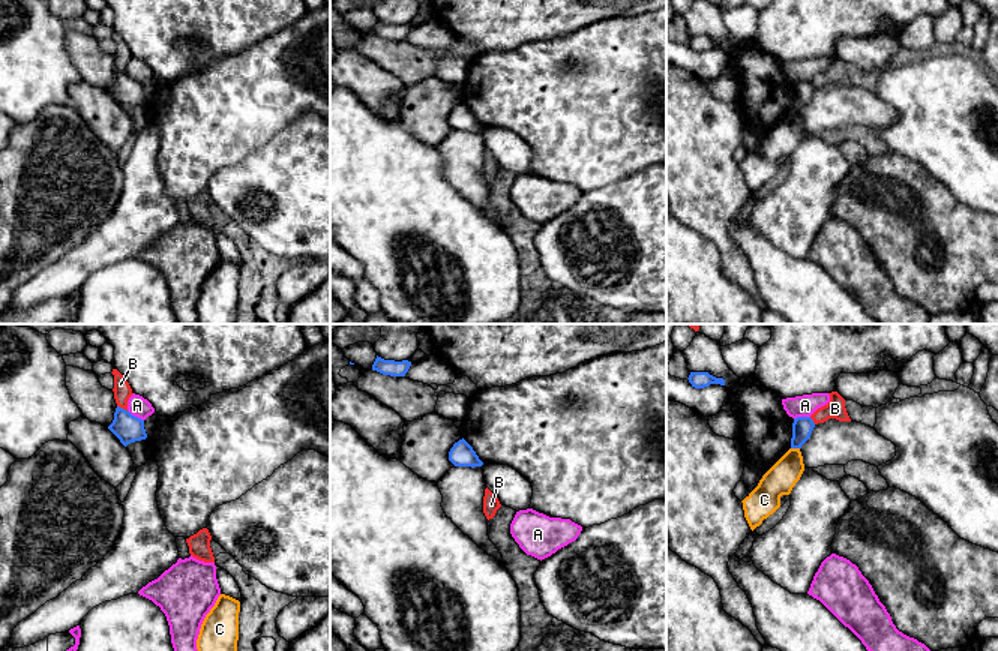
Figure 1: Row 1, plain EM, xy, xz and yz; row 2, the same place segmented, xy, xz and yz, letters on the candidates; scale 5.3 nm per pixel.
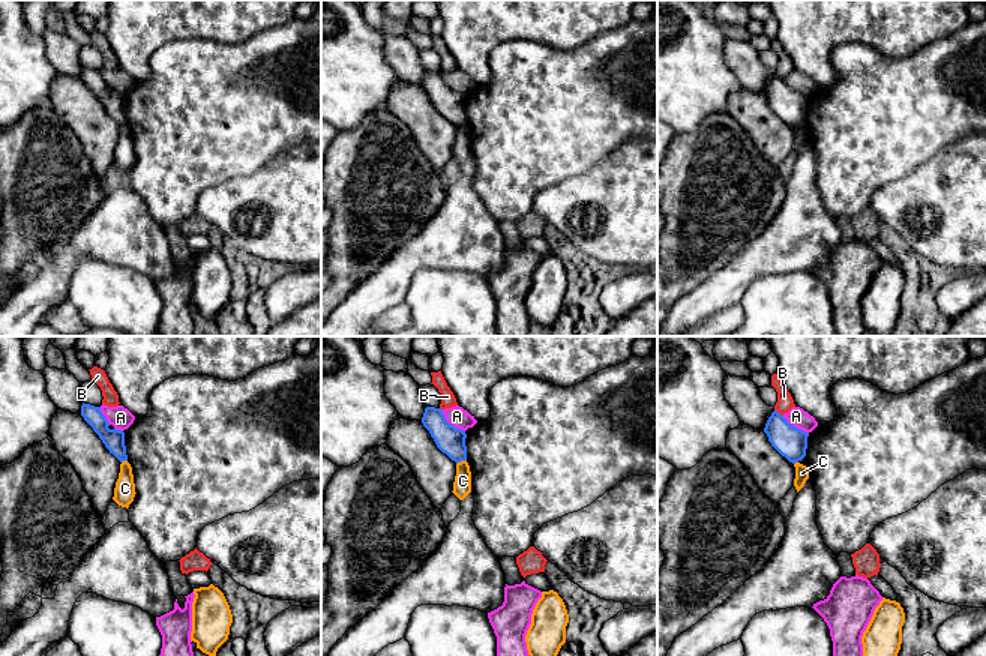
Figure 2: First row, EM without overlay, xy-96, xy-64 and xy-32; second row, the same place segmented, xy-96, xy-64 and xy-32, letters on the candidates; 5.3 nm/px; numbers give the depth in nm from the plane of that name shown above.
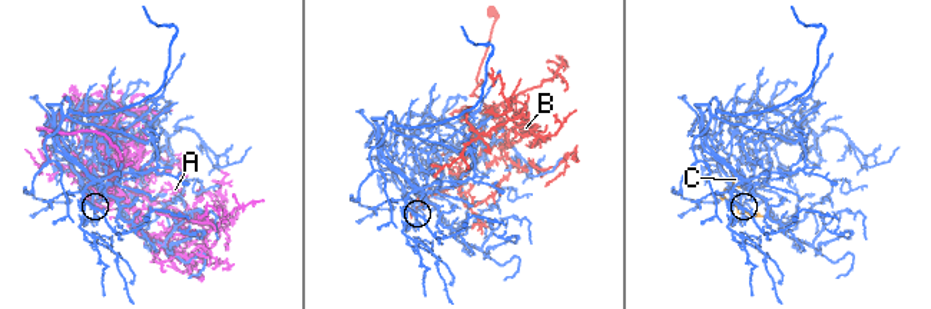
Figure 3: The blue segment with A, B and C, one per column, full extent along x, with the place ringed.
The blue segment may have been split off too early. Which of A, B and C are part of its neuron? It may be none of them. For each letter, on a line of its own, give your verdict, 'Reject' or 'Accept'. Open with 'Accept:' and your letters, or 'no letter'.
Accept: no letter
A: Reject
B: Reject
C: Reject

